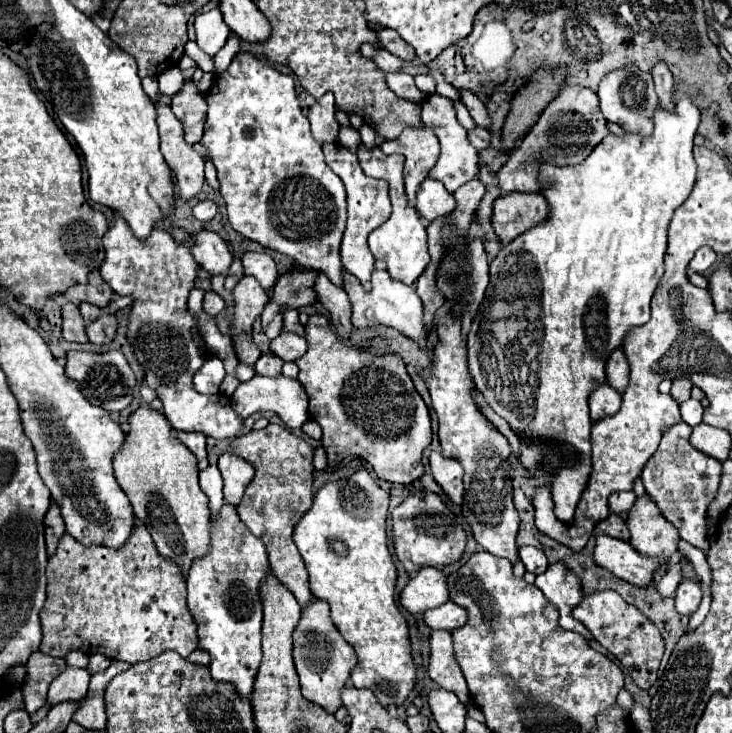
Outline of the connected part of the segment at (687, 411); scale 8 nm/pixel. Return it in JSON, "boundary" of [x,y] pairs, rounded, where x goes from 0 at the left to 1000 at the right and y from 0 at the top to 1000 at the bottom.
{"boundary":[[[941,544],[930,553],[930,569],[941,580],[955,580],[960,574],[960,553],[949,544]]]}

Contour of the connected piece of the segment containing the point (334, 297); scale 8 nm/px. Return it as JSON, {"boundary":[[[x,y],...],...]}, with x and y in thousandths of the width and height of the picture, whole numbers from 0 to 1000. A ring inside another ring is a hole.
{"boundary":[[[436,372],[430,397],[433,397],[439,416],[449,424],[452,441],[458,443],[460,454],[469,462],[477,462],[477,457],[482,454],[482,443],[480,443],[480,413],[477,413],[471,394],[455,389],[441,372]]]}

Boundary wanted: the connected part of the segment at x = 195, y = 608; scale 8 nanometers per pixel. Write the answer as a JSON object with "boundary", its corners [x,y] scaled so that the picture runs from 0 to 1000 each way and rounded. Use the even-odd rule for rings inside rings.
{"boundary":[[[305,689],[299,708],[288,708],[288,752],[283,760],[269,763],[261,771],[255,784],[255,823],[264,836],[264,847],[269,850],[272,885],[288,894],[288,924],[299,932],[313,932],[324,943],[329,954],[343,959],[343,945],[348,940],[348,918],[357,907],[357,820],[351,814],[354,795],[362,790],[362,779],[367,776],[362,744],[337,724],[329,714],[324,694],[318,689]]]}

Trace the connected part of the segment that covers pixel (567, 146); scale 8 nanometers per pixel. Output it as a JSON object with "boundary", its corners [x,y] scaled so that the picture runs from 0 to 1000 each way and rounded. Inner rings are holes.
{"boundary":[[[775,116],[769,124],[742,149],[734,168],[714,187],[712,201],[706,198],[698,206],[695,220],[679,233],[679,244],[687,263],[709,261],[709,263],[739,263],[742,252],[736,252],[736,225],[742,220],[755,225],[791,225],[824,187],[832,184],[829,162],[818,149],[816,130],[794,116]]]}

